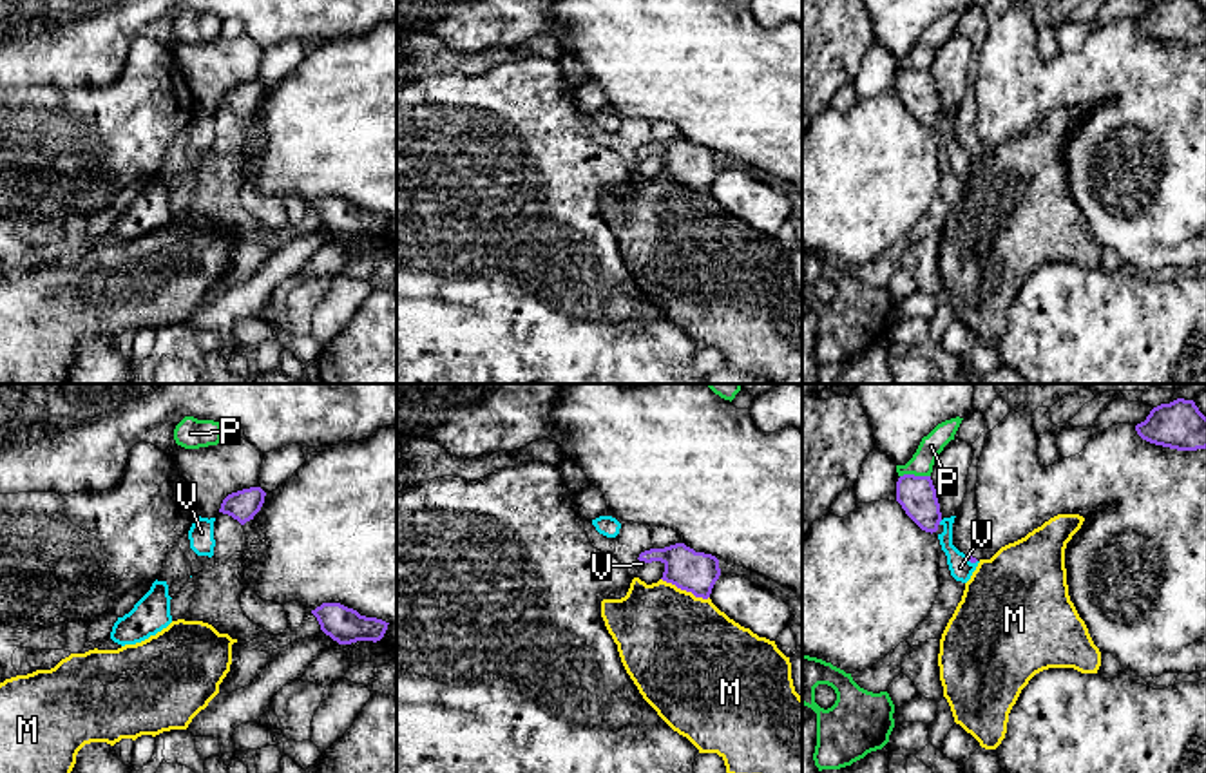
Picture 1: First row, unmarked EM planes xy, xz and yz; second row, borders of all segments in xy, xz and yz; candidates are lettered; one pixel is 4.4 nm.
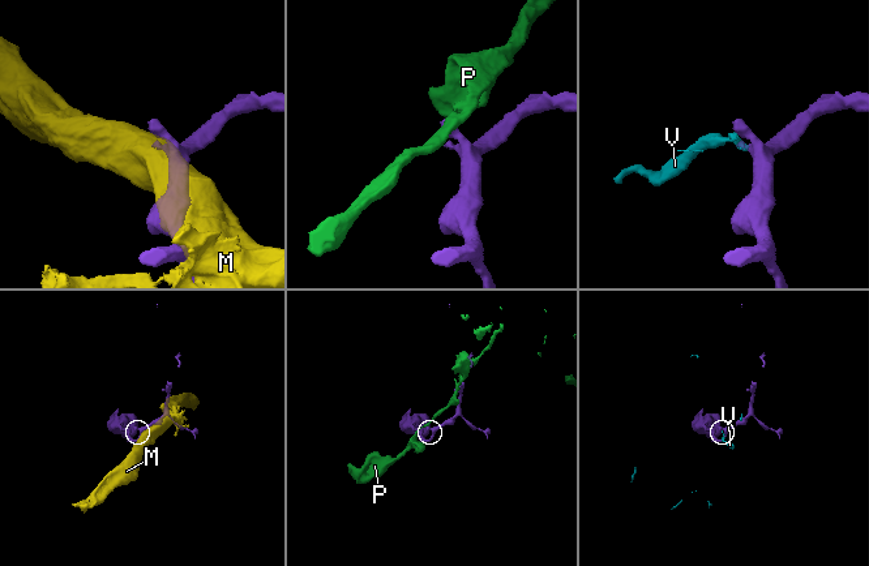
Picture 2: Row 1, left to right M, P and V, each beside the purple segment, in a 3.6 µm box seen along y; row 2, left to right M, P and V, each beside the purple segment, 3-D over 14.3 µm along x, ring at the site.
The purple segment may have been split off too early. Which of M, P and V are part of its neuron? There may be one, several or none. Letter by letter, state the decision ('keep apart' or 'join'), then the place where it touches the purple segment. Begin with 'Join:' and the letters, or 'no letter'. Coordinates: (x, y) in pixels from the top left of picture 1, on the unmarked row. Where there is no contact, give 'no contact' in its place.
Join: no letter
M: keep apart; contact xz (685, 183)
P: keep apart; contact yz (913, 69)
V: keep apart; contact yz (940, 114)

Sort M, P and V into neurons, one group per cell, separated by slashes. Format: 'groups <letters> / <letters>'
groups M / P / V

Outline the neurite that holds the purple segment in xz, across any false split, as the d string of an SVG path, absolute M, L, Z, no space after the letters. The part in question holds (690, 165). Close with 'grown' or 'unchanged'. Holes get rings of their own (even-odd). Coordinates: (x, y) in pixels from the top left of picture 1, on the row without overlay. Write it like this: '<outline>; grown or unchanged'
M684 138L645 145L637 154L645 157L661 156L665 159L663 176L703 194L710 192L721 170L719 154L715 150L695 147Z; unchanged

